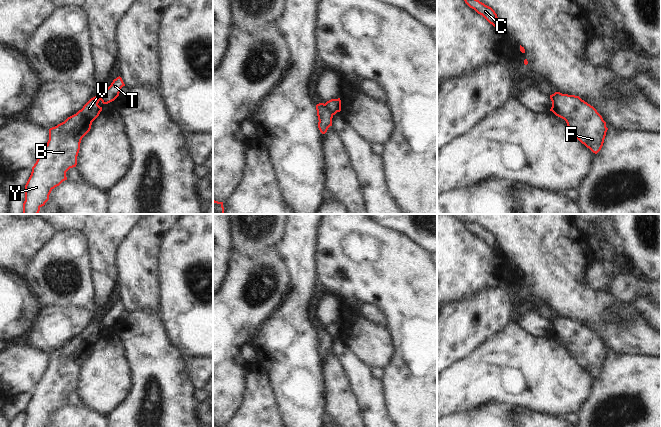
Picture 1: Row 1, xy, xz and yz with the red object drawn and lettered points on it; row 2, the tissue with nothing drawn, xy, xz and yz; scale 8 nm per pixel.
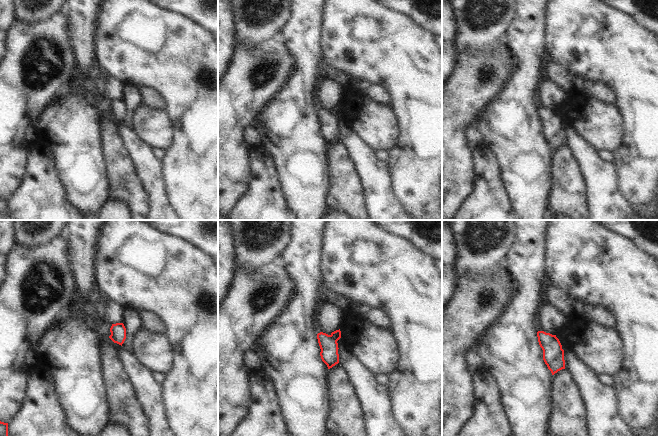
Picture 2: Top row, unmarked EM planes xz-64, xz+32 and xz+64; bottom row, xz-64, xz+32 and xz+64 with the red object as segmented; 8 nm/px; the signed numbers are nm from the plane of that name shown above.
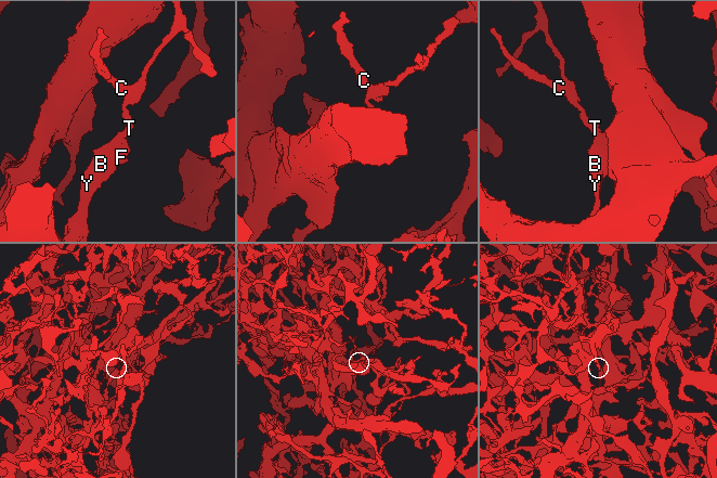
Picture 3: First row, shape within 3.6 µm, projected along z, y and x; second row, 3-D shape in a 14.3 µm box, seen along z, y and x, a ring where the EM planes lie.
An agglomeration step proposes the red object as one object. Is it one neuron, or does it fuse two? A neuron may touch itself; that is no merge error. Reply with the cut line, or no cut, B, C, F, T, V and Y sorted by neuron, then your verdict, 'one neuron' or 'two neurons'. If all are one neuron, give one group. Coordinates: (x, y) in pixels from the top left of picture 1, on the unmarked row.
cut in xz along (324, 328), (333, 338); B F V Y / C T; two neurons

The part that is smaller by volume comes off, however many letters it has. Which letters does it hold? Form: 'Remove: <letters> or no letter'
Remove: C, T

